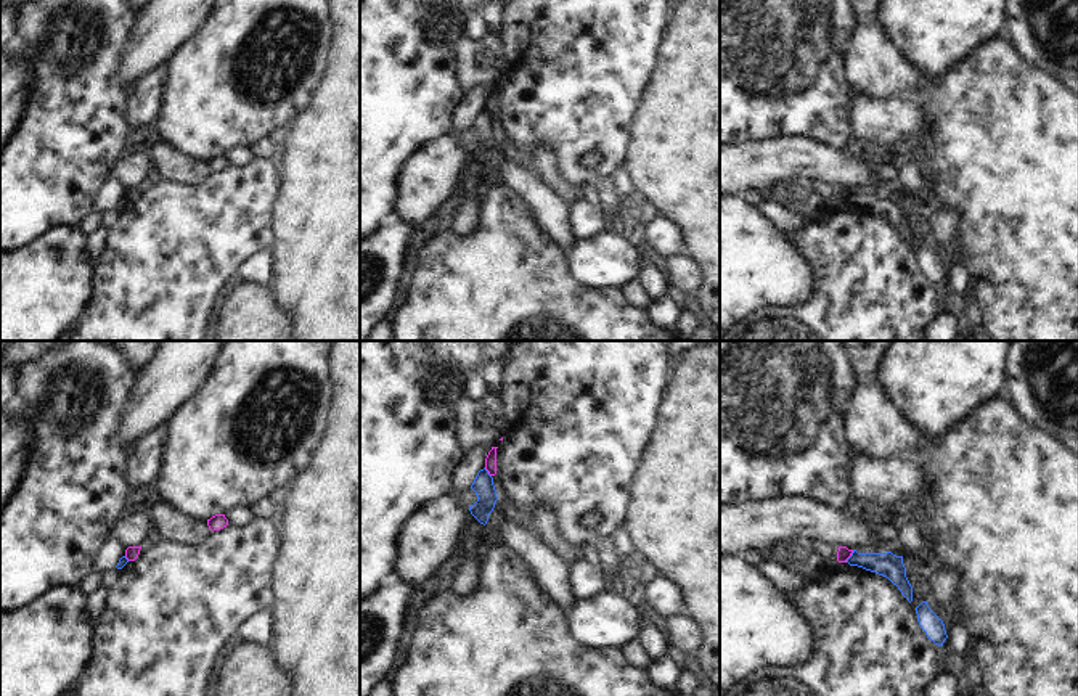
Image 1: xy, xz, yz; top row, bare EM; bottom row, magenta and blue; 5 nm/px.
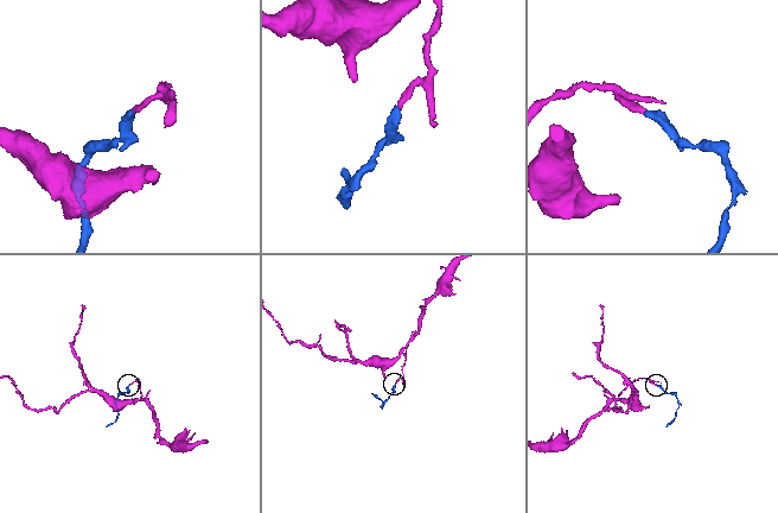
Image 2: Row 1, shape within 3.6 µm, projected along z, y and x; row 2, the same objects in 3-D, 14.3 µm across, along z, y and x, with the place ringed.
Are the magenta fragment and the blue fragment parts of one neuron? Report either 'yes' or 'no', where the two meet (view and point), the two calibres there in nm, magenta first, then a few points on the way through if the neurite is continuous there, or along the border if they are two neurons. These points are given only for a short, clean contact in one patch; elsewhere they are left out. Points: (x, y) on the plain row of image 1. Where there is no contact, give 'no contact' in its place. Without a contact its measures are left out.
no; meets magenta in yz at (850, 195); 70 nm thick on the magenta side, 120 nm on the other; border along yz (853, 190), (845, 201)

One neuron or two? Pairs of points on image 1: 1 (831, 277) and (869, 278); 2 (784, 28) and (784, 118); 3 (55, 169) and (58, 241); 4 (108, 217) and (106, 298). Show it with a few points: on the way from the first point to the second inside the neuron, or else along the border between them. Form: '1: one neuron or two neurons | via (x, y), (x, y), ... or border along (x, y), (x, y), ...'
1: one neuron | via (841, 277), (860, 277)
2: one neuron | via (784, 50), (784, 95)
3: two neurons | border along (77, 224), (53, 224), (24, 243)
4: two neurons | border along (121, 209), (108, 229)

